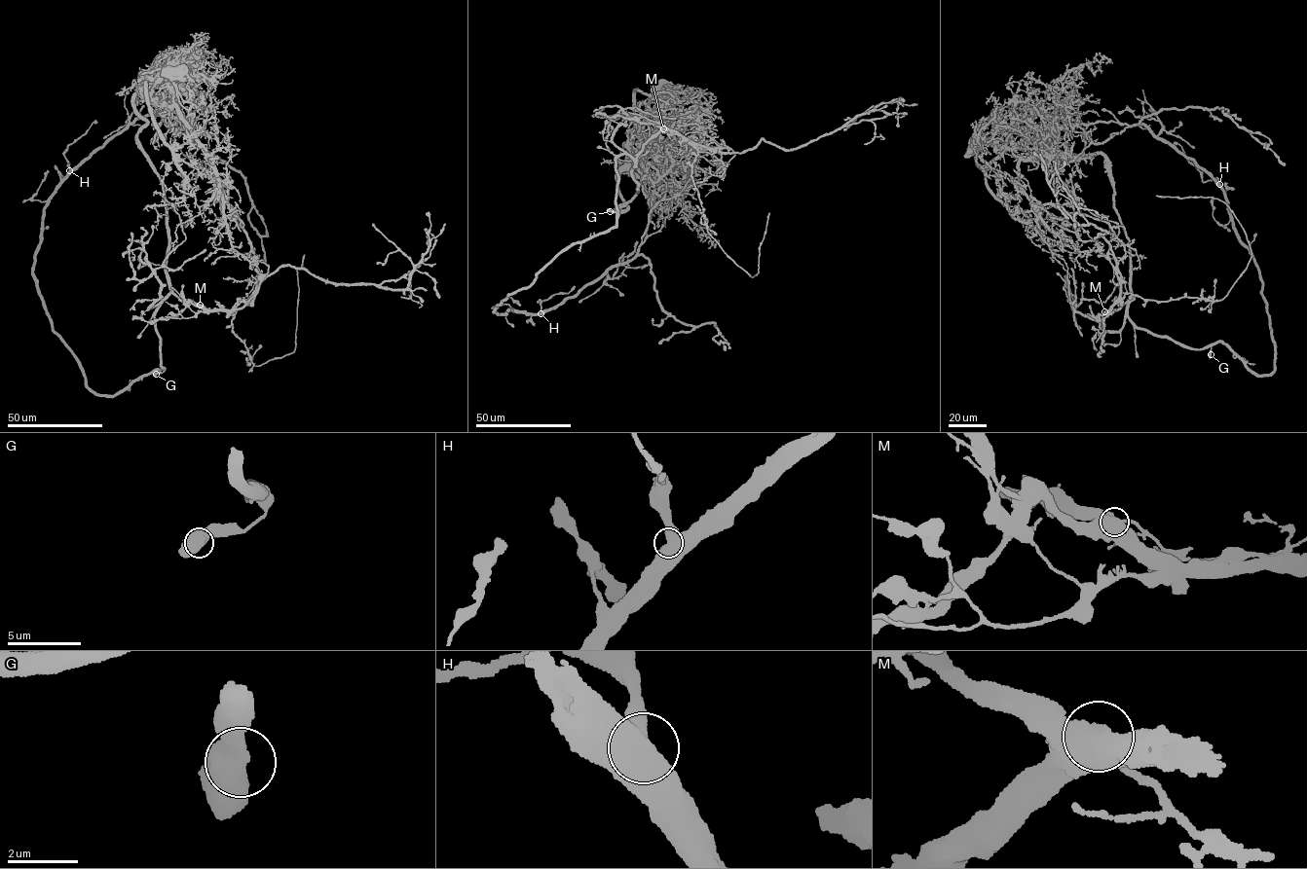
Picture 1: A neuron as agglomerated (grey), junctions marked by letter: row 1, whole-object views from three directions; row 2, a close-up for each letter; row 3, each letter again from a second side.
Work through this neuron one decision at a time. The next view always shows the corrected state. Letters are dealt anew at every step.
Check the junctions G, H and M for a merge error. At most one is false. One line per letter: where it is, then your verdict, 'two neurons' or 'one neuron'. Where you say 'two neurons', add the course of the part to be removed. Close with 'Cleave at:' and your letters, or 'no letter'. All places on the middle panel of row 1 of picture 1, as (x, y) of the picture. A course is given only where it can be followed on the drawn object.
G: at (610, 211); one neuron
H: at (541, 313); one neuron
M: at (663, 128); two neurons; foreign part runs (663, 127), (680, 134), (697, 151), (691, 176), (707, 231), (752, 277), (758, 271), (759, 246), (769, 213)
Cleave at: M

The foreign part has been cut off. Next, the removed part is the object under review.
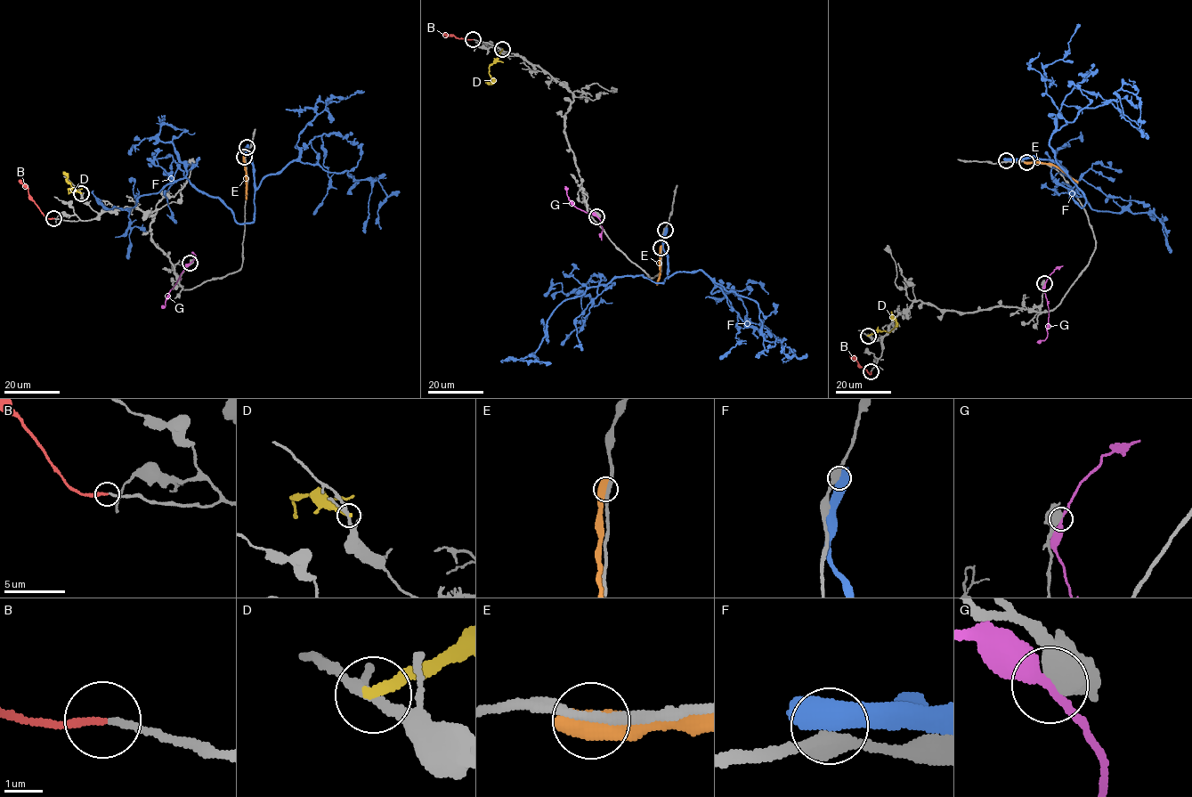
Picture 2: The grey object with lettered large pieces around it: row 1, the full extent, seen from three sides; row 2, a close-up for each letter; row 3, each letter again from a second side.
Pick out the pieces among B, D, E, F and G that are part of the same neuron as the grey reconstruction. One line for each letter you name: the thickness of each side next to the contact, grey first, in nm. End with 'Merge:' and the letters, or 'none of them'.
B: 190/200 nm
Merge: B

